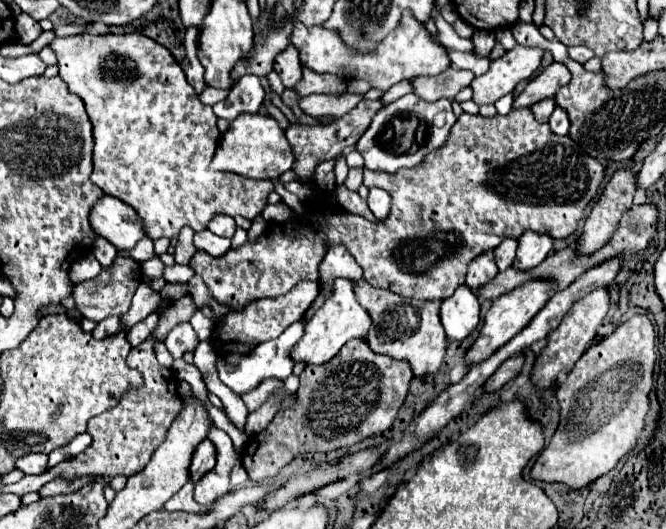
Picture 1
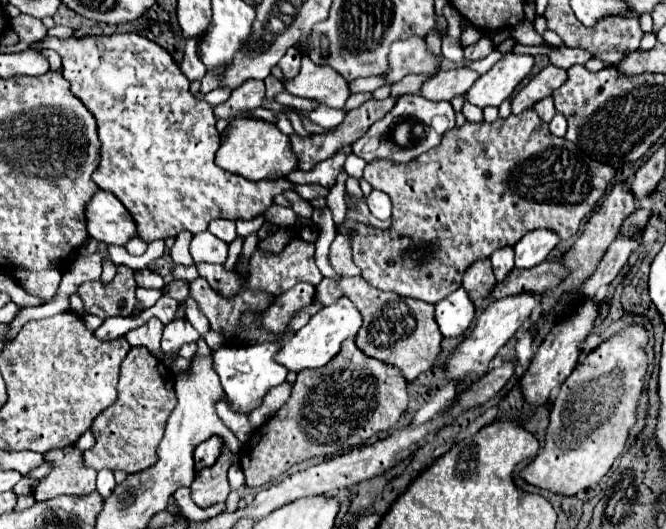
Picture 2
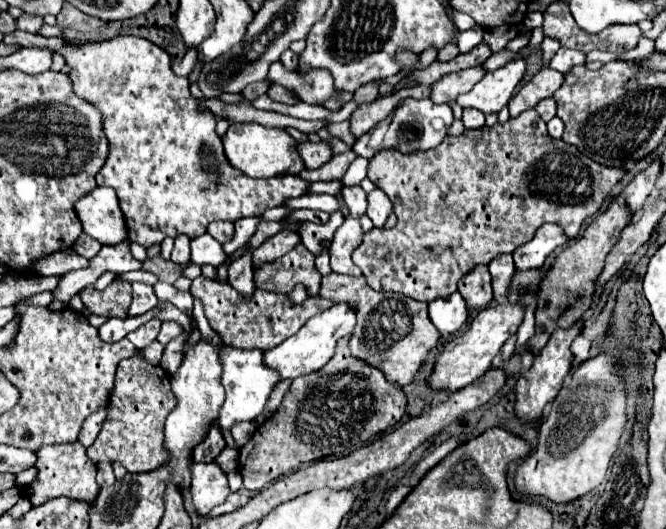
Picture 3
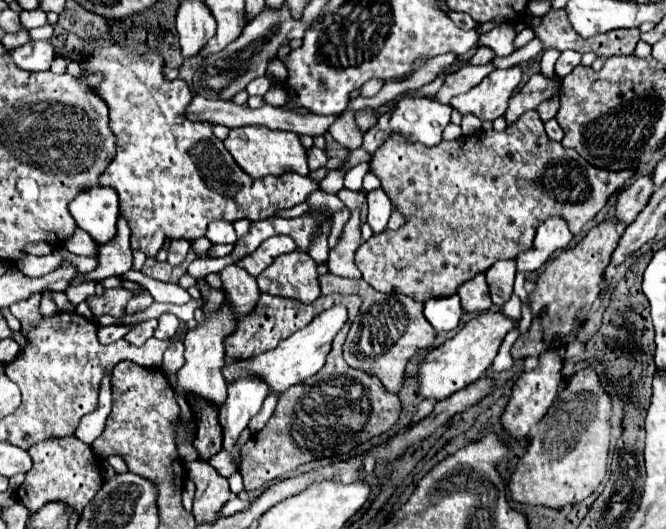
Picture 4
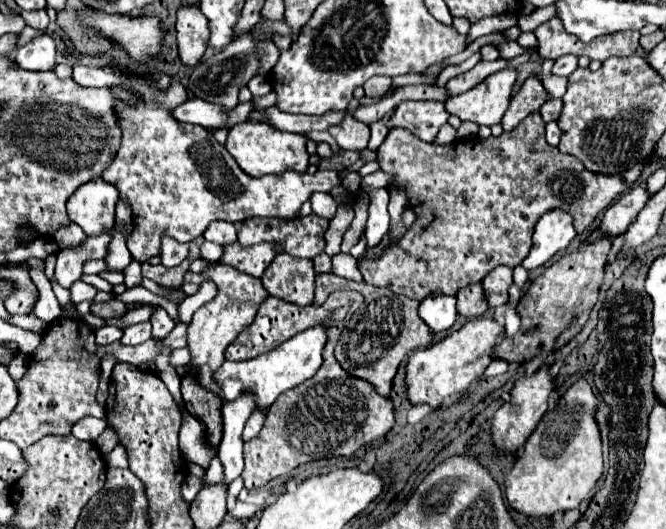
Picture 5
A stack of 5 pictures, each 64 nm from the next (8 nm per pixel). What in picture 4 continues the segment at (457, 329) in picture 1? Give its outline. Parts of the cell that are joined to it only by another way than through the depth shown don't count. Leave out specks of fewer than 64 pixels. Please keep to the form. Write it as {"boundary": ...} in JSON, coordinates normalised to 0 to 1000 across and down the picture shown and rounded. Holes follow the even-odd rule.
{"boundary":[[[673,560],[673,563],[649,563],[637,571],[637,601],[649,612],[655,628],[673,628],[682,624],[691,609],[694,582],[691,582],[691,563]]]}

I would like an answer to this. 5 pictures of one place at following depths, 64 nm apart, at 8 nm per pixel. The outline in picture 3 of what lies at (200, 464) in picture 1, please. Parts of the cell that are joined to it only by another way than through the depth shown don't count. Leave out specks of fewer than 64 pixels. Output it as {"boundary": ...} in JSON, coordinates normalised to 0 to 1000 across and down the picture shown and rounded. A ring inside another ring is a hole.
{"boundary":[[[318,809],[318,817],[312,817],[312,824],[300,839],[294,839],[288,866],[291,873],[318,873],[333,854],[336,843],[339,836],[330,809]]]}

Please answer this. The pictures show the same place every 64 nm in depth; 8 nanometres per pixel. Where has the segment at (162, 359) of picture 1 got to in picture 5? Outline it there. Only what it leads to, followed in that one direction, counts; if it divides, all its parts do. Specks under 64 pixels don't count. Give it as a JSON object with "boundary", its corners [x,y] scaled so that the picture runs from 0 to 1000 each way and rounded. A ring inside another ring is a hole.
{"boundary":[[[213,609],[213,612],[201,612],[192,616],[186,624],[186,635],[180,639],[183,650],[213,650],[219,643],[228,639],[228,612],[225,609]]]}

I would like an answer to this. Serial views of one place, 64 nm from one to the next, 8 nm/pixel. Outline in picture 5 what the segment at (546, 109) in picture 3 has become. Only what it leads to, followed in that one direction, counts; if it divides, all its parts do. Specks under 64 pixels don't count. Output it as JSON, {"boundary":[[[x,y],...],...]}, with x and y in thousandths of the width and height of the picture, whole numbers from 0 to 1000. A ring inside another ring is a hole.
{"boundary":[[[823,185],[814,204],[811,204],[811,216],[820,231],[829,231],[829,227],[838,227],[841,223],[841,212],[844,212],[844,189],[841,185]]]}

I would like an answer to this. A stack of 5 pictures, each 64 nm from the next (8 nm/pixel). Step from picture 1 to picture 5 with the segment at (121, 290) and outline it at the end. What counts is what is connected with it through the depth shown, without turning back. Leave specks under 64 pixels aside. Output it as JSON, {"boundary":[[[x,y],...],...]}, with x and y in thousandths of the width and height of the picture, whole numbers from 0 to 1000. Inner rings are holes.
{"boundary":[[[168,563],[159,575],[144,575],[144,571],[138,575],[138,594],[150,597],[150,601],[183,601],[189,594],[189,586],[192,586],[189,575],[183,575],[174,563]]]}

